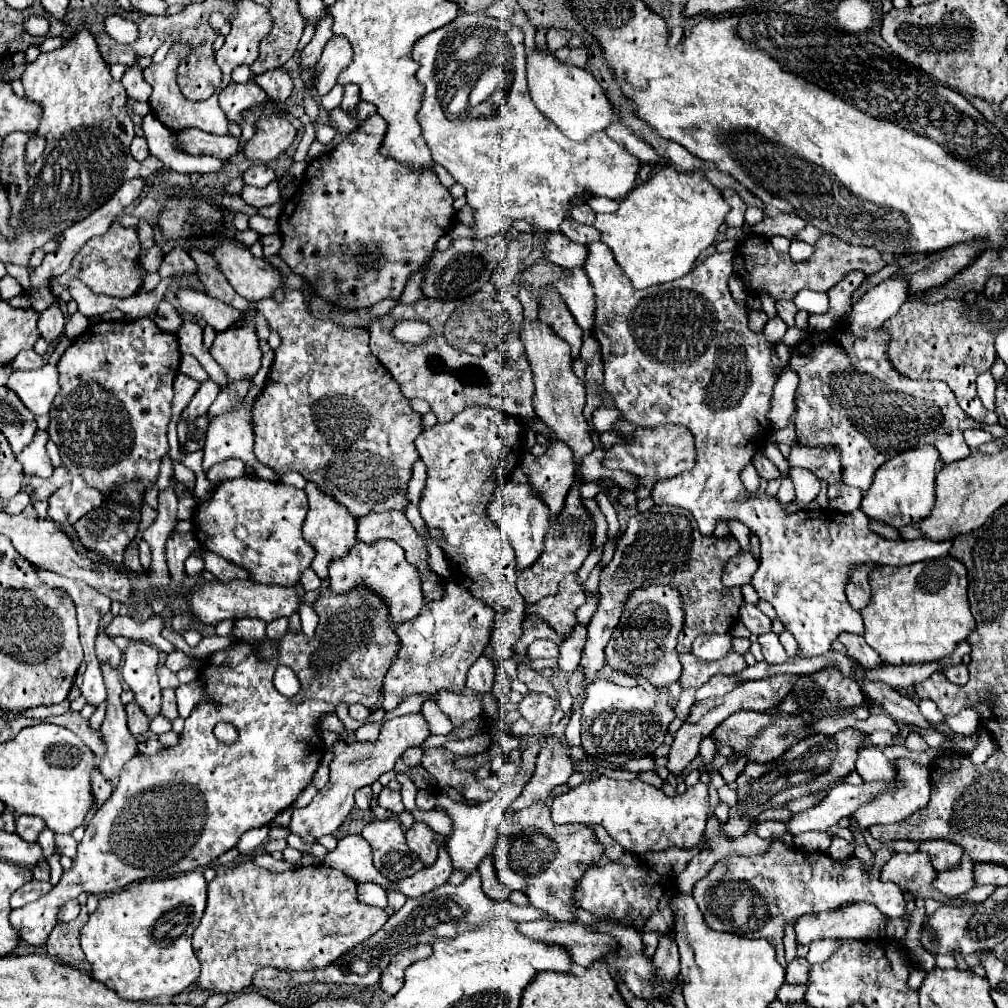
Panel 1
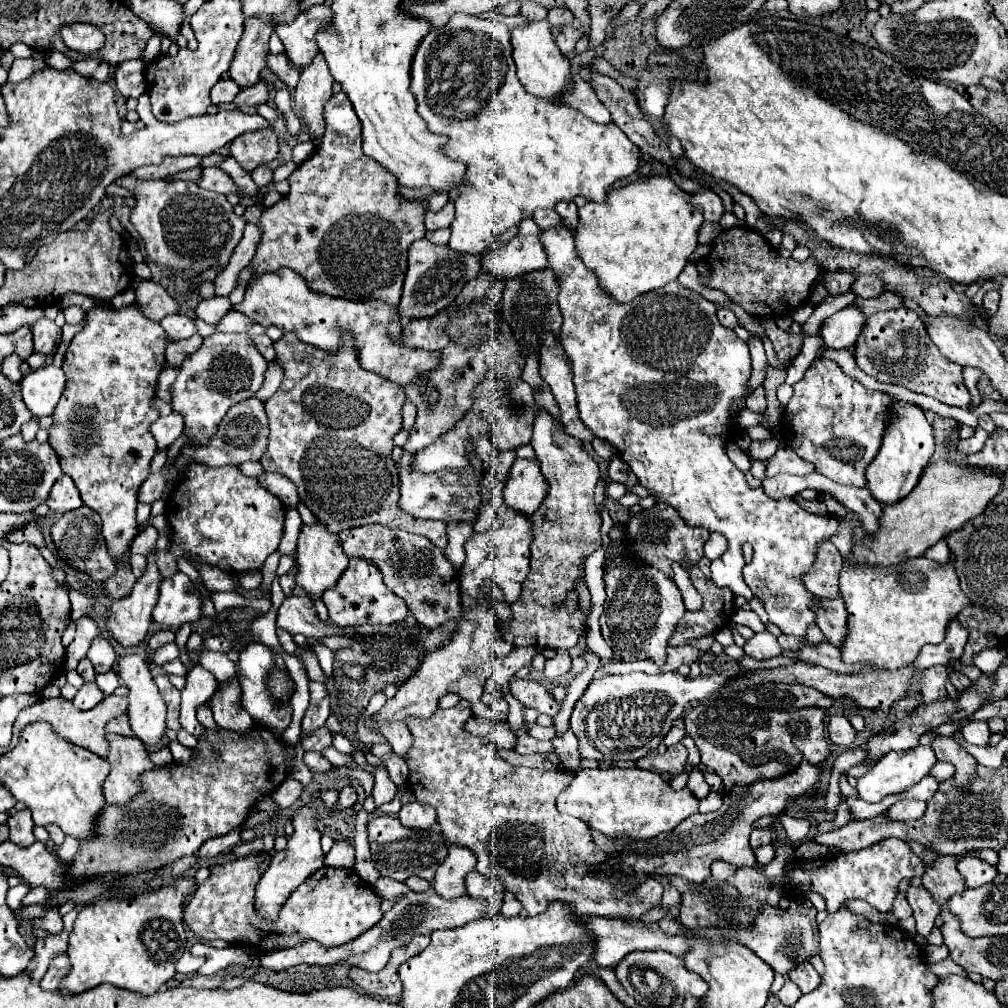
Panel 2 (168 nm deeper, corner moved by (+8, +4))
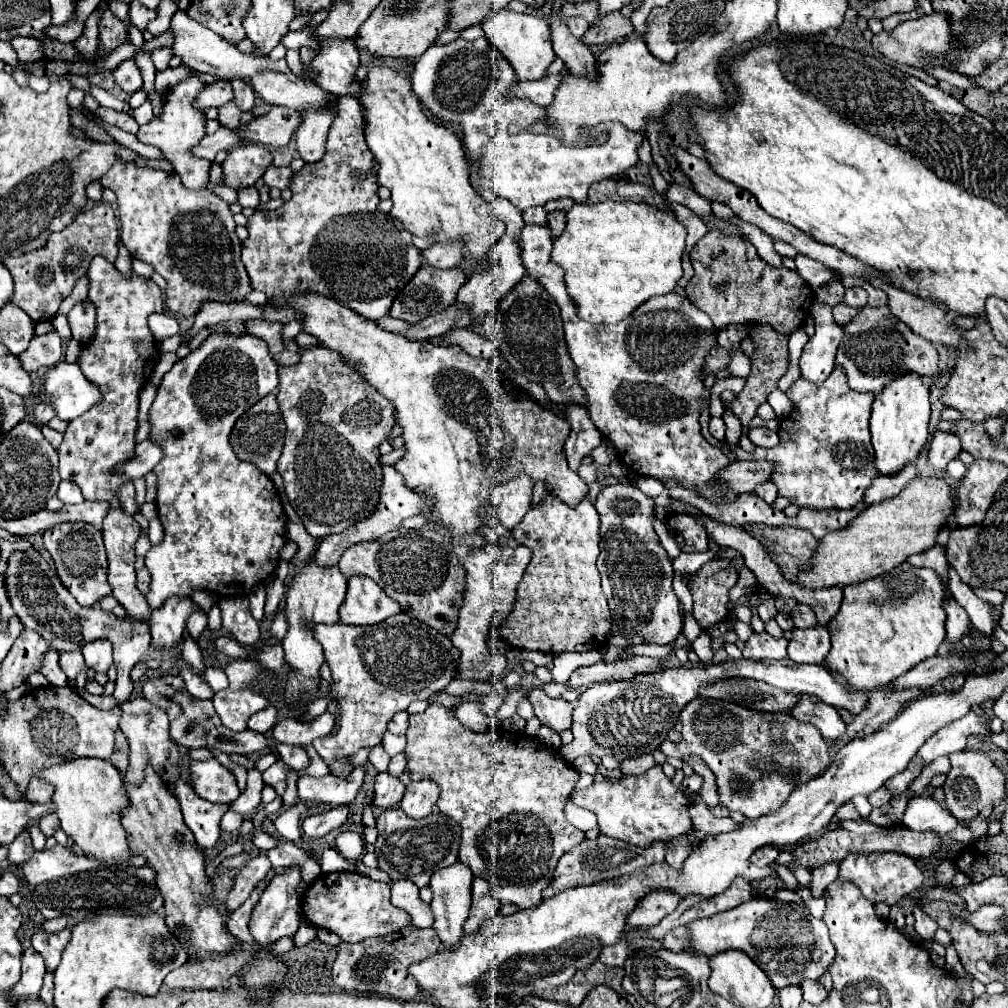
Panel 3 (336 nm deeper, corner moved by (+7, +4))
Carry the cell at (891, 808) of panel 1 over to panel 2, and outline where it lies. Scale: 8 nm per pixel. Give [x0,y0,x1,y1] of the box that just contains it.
[886,800,926,820]

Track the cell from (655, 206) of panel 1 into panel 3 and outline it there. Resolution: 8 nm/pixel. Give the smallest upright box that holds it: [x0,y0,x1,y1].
[551,200,685,324]

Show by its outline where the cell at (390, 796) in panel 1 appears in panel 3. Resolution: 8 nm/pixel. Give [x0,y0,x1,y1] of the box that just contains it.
[375,772,405,808]

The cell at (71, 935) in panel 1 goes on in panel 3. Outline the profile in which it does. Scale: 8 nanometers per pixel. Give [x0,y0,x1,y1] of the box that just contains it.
[39,974,53,1004]

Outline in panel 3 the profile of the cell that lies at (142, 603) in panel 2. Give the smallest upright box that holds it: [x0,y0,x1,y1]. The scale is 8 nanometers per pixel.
[5,548,151,706]

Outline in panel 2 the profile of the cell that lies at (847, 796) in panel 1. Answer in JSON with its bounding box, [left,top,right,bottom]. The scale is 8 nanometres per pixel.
[856,746,936,802]

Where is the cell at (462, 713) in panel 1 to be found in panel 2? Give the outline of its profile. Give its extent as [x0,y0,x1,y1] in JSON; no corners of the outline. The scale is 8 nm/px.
[404,699,662,918]

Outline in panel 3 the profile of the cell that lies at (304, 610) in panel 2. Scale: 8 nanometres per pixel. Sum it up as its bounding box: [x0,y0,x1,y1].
[313,614,461,778]

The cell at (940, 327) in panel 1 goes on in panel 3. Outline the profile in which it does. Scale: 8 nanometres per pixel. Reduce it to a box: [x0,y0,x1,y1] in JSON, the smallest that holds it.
[835,306,939,394]

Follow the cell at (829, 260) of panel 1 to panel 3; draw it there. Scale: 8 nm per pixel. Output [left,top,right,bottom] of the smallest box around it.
[685,230,813,336]

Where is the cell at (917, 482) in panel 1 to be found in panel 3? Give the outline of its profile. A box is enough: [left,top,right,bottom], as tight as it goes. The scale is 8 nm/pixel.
[871,372,929,474]

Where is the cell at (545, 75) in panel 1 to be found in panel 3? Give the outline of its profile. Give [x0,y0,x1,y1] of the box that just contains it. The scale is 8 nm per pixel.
[483,8,555,80]

